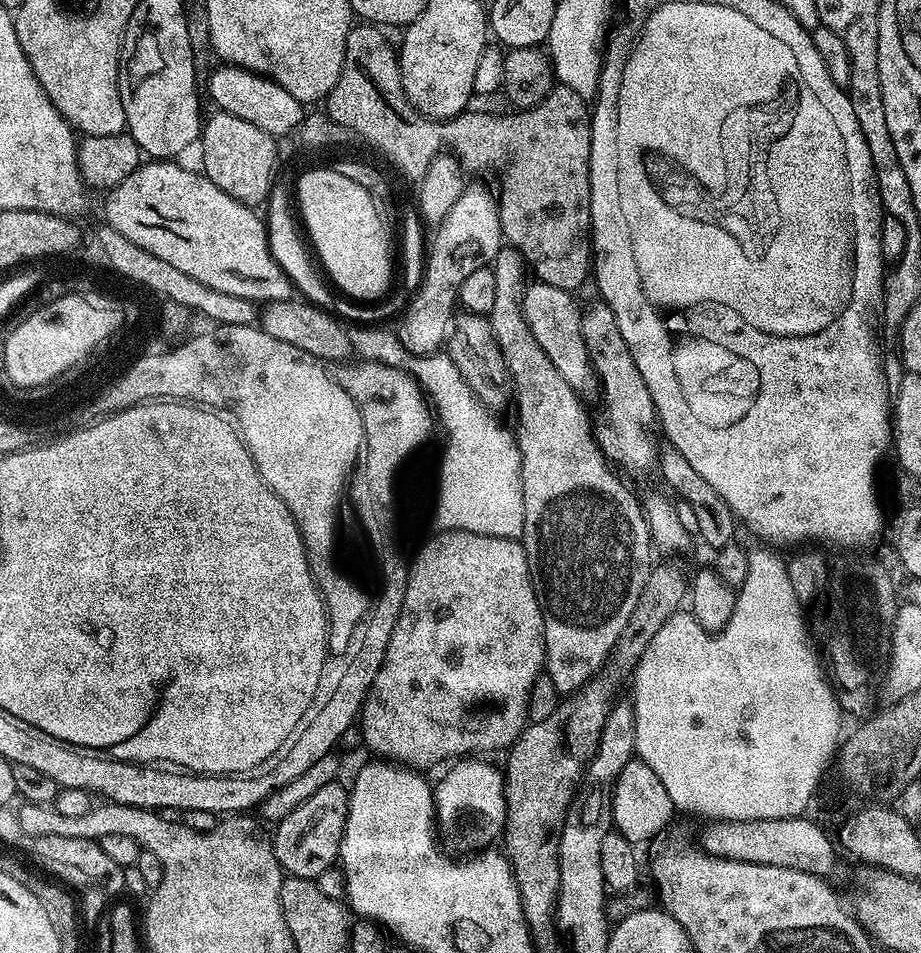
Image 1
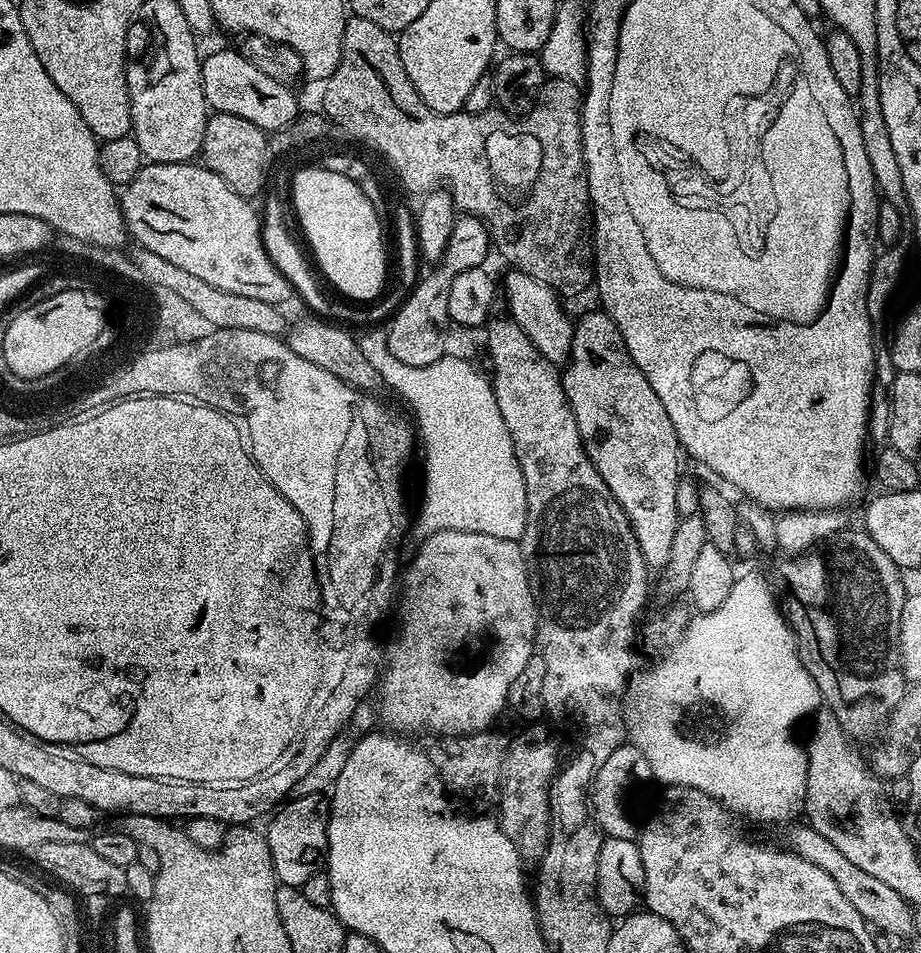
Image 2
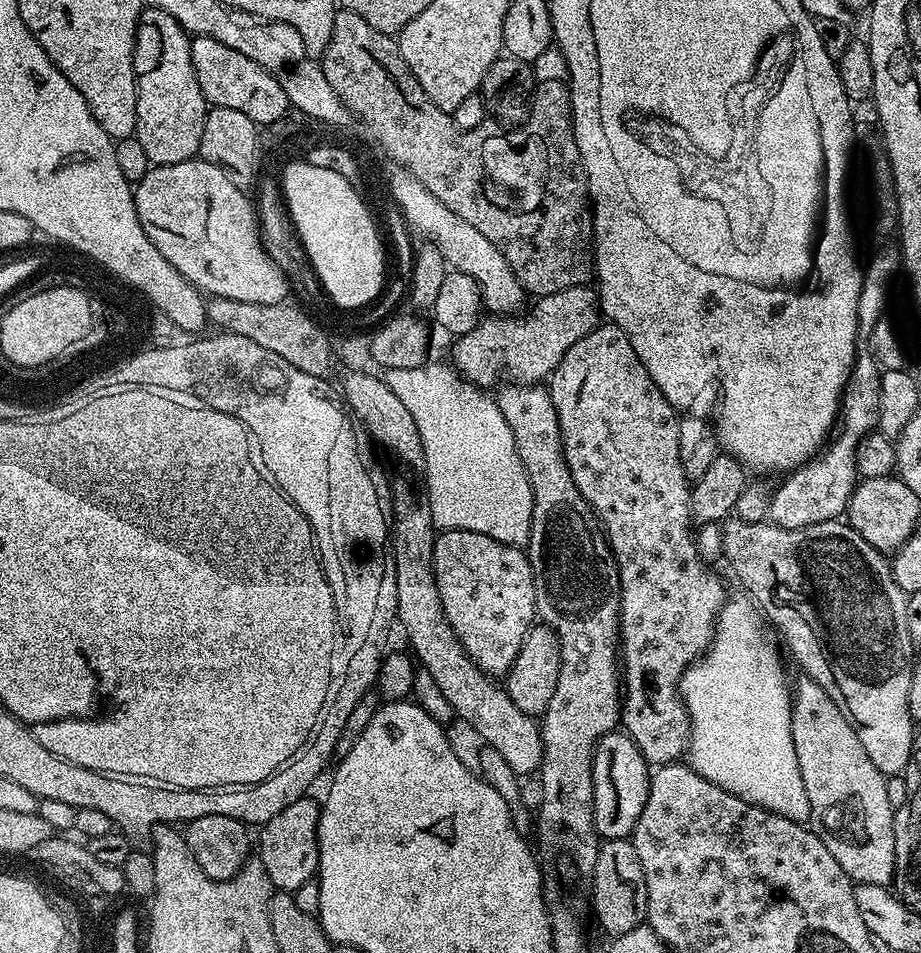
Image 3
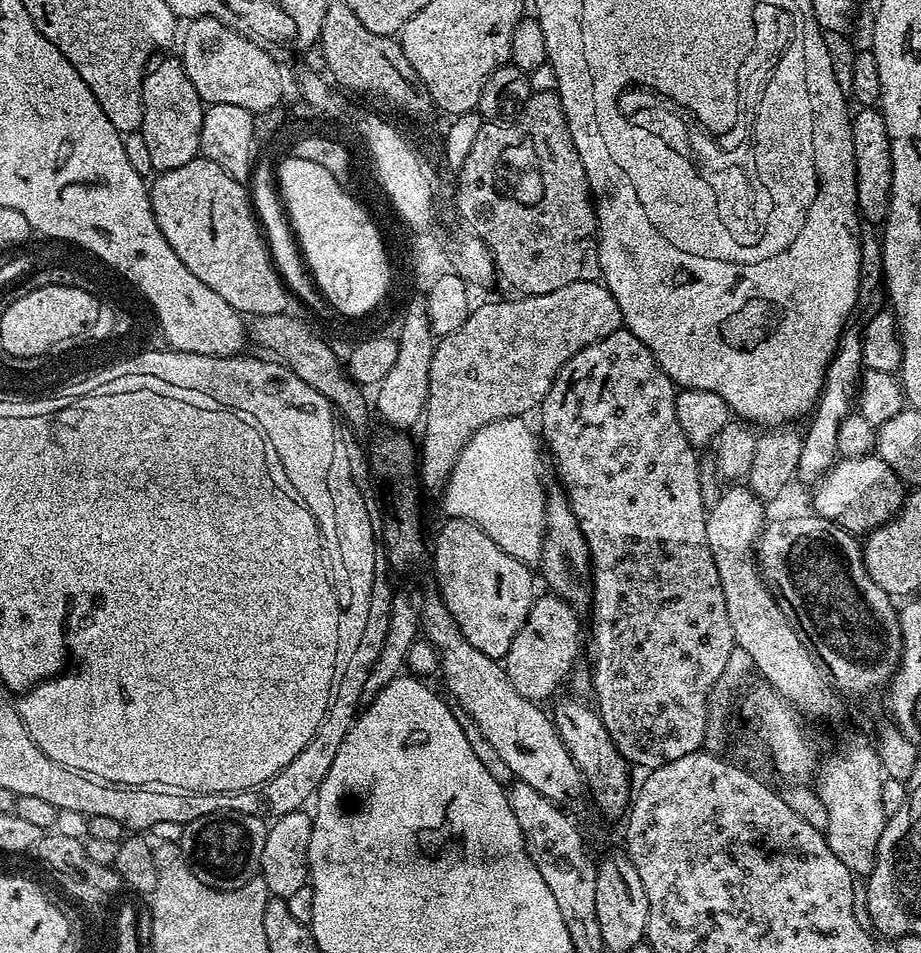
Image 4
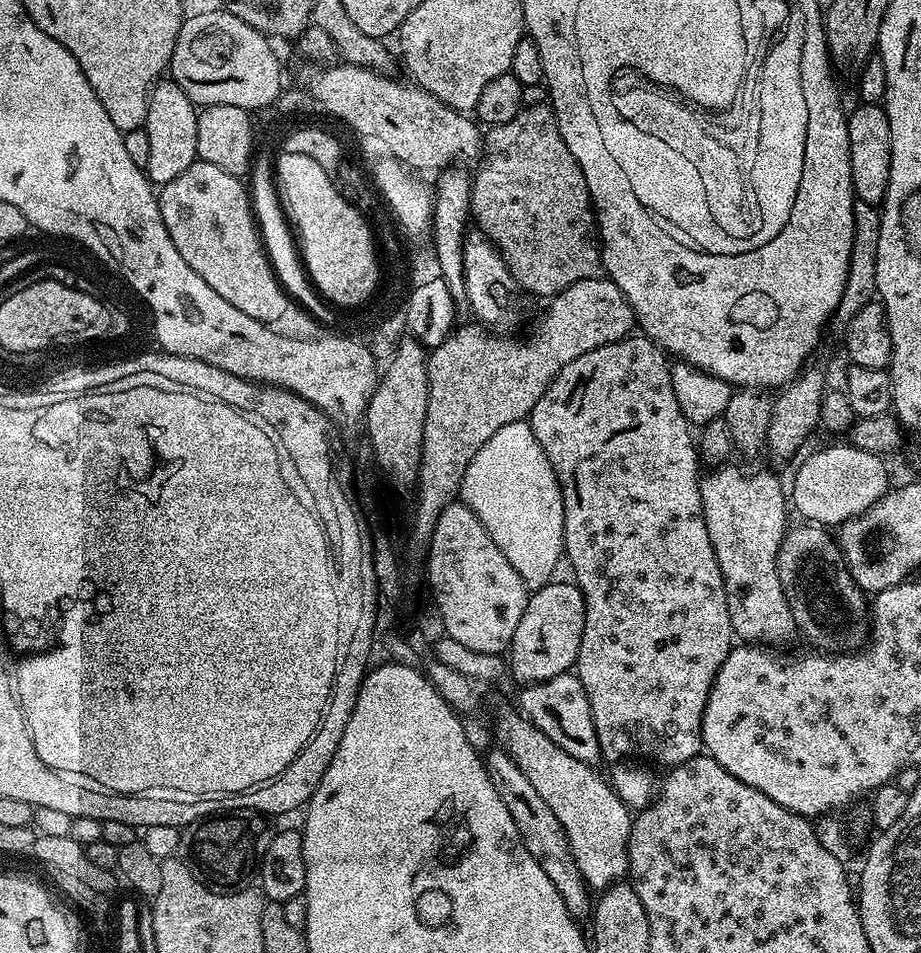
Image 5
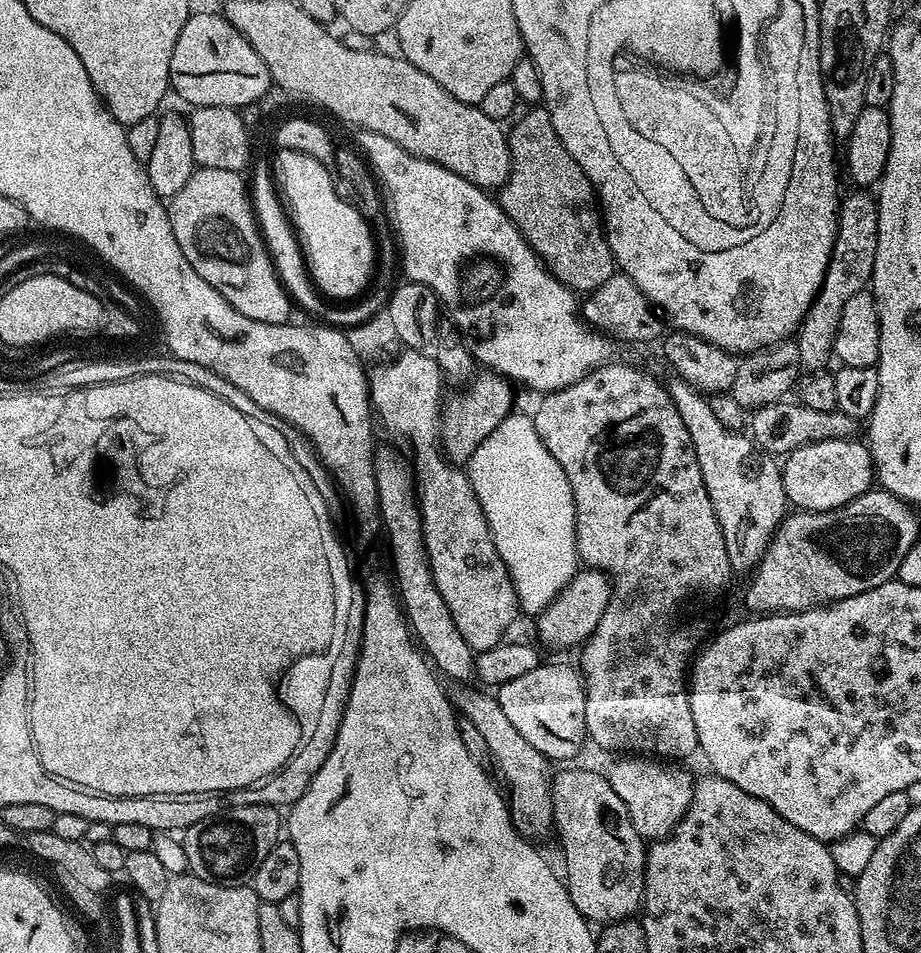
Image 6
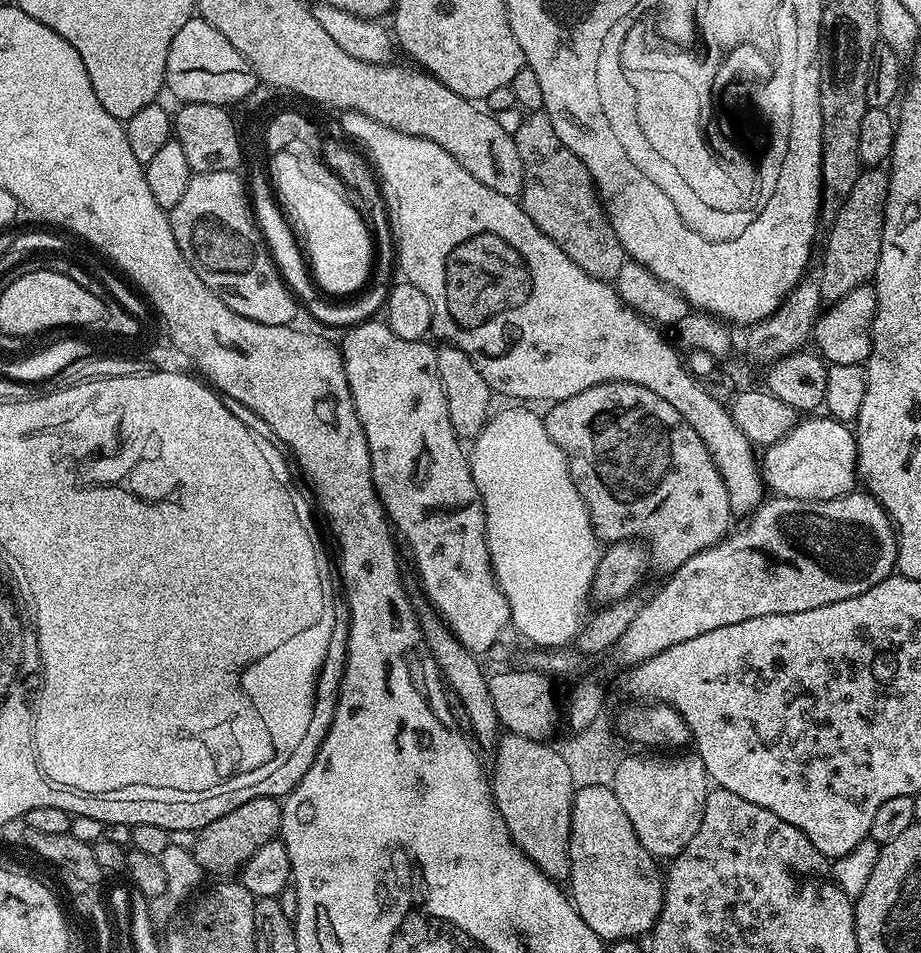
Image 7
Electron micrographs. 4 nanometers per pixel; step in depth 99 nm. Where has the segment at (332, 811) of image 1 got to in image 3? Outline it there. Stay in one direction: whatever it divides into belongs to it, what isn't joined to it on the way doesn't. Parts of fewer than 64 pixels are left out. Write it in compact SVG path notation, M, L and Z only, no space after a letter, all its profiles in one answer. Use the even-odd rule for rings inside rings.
M311 798L298 802L290 802L282 814L274 814L270 822L259 829L258 859L266 870L273 889L295 894L302 882L313 879L320 866L320 851L318 850L318 822L320 821L321 805Z

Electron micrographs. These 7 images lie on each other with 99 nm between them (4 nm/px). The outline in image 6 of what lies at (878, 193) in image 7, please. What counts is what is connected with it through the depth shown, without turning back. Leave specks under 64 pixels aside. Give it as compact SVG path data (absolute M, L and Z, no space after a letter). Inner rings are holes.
M852 190L841 199L836 213L836 237L826 266L822 286L816 291L814 302L798 328L795 337L800 351L800 362L805 369L820 370L829 359L833 359L834 338L838 334L838 324L842 322L842 310L854 294L869 287L874 270L874 254L878 254L878 210L877 197L864 190ZM872 195L872 196L868 196ZM808 367L808 368L807 368Z

